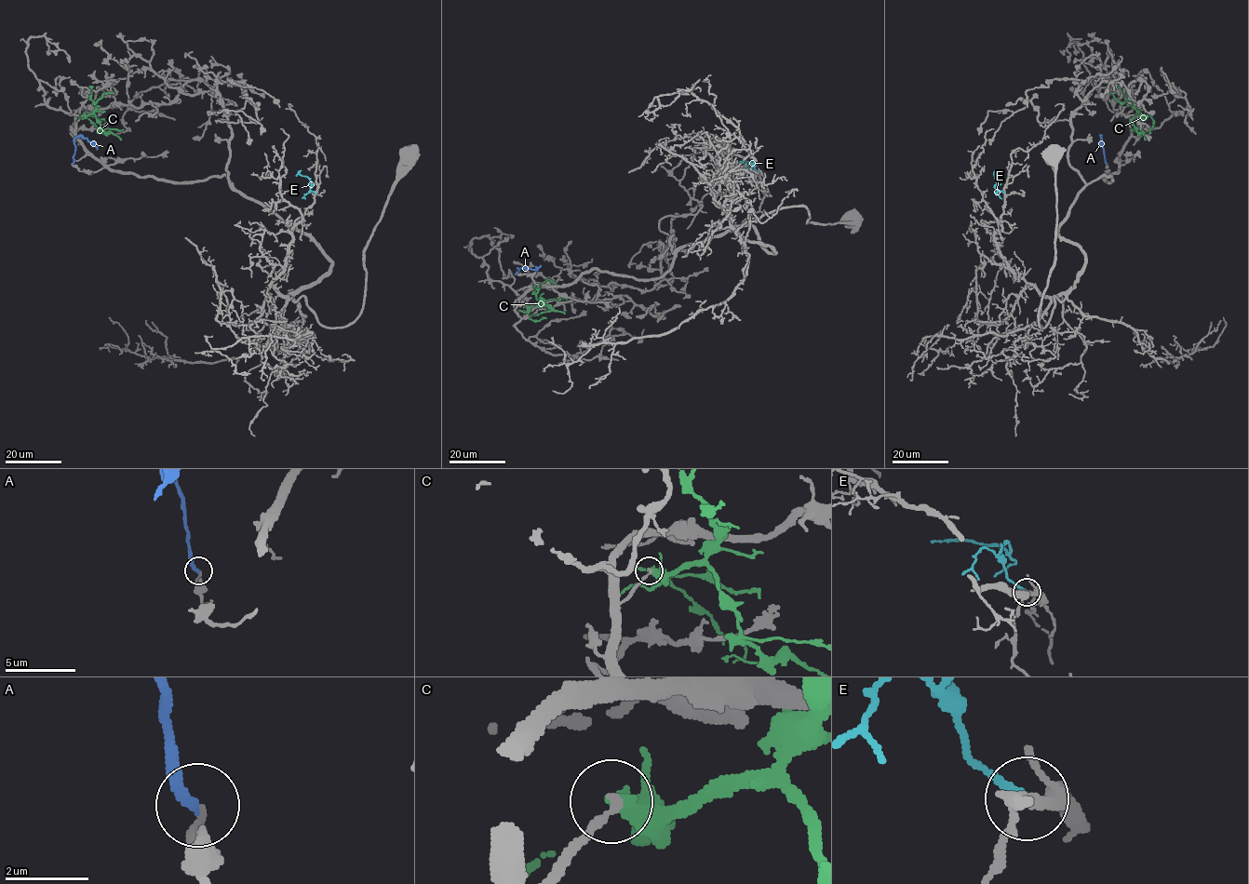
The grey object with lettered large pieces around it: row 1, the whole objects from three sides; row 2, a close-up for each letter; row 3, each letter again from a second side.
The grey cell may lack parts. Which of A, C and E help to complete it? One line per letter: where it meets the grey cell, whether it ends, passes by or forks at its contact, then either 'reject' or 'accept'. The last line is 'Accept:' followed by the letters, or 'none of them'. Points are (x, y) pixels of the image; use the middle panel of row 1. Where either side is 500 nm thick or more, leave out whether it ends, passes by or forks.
A: (516, 274) | it ends | accept
C: (526, 305) | it ends | reject
E: (758, 171) | it passes by | accept
Accept: A, E

